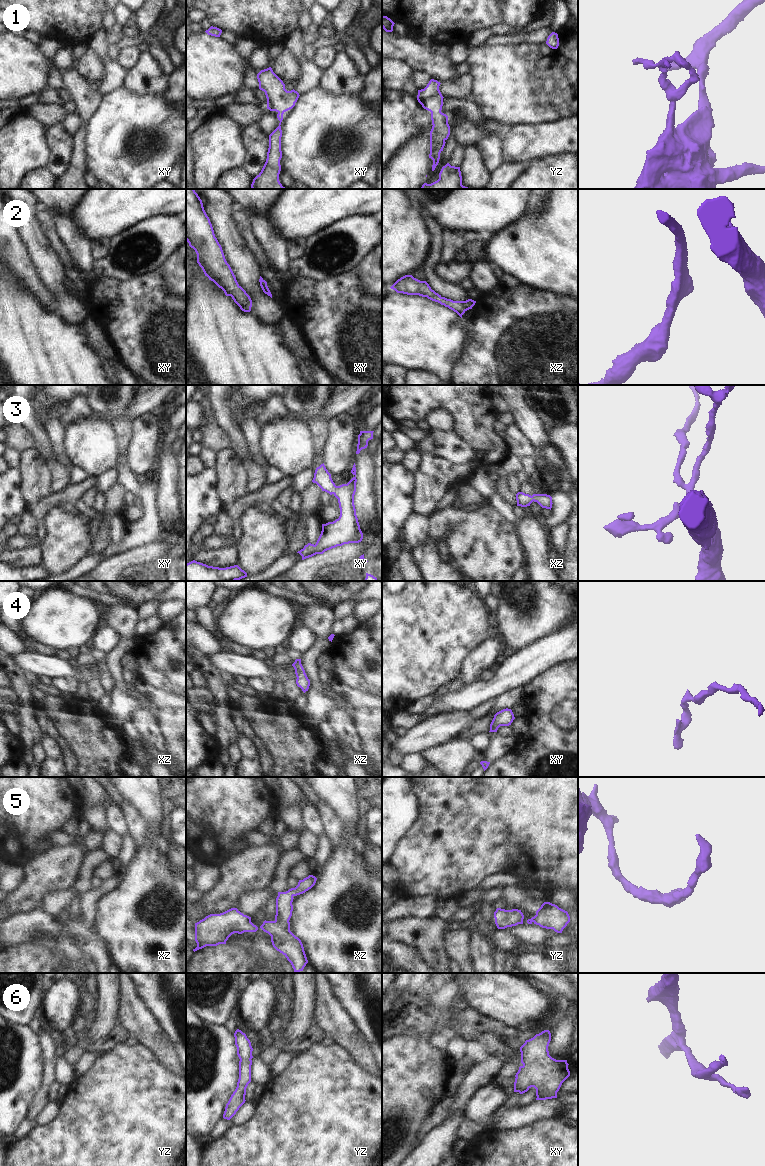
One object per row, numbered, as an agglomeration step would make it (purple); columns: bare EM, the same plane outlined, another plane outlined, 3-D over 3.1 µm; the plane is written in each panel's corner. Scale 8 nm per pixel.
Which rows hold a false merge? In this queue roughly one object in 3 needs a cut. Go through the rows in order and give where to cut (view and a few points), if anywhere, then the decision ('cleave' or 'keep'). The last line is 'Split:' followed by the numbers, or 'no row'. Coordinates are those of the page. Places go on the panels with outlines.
1: no cut | keep
2: no cut | keep
3: no cut | keep
4: no cut | keep
5: no cut | keep
6: no cut | keep
Split: no row

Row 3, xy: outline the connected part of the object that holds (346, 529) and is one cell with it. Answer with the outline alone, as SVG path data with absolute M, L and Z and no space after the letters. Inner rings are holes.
M324 463L316 468L312 482L316 483L322 491L330 495L333 494L338 499L340 516L333 522L322 524L322 531L315 545L308 543L297 552L302 556L302 560L316 554L323 554L337 546L362 541L363 533L360 529L354 505L357 482L355 466L354 463L351 470L354 477L347 484L340 486L335 485Z

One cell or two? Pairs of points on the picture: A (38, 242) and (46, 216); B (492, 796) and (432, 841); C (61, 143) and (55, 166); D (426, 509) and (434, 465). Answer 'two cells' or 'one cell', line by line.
A: two cells
B: one cell
C: one cell
D: one cell

